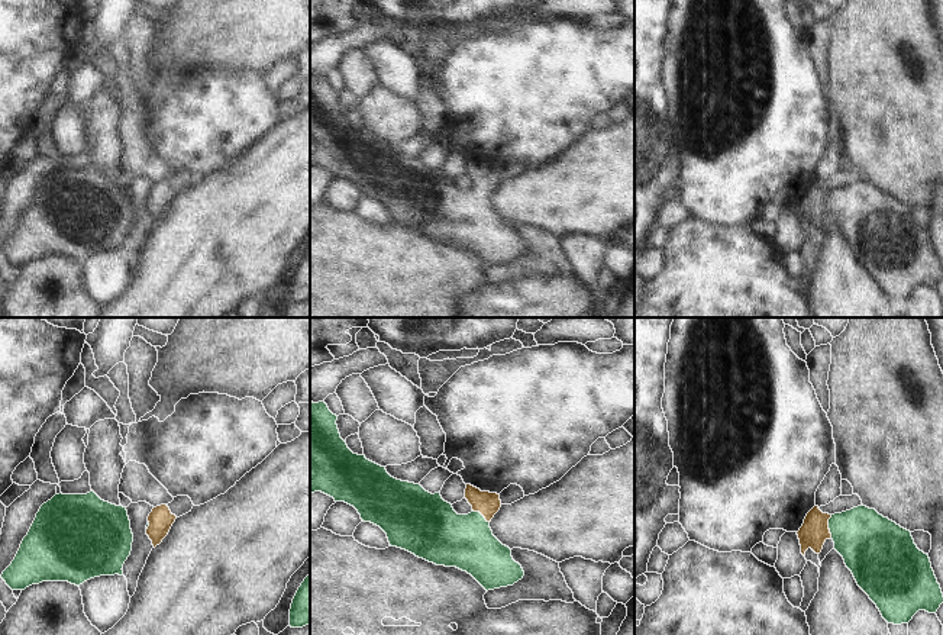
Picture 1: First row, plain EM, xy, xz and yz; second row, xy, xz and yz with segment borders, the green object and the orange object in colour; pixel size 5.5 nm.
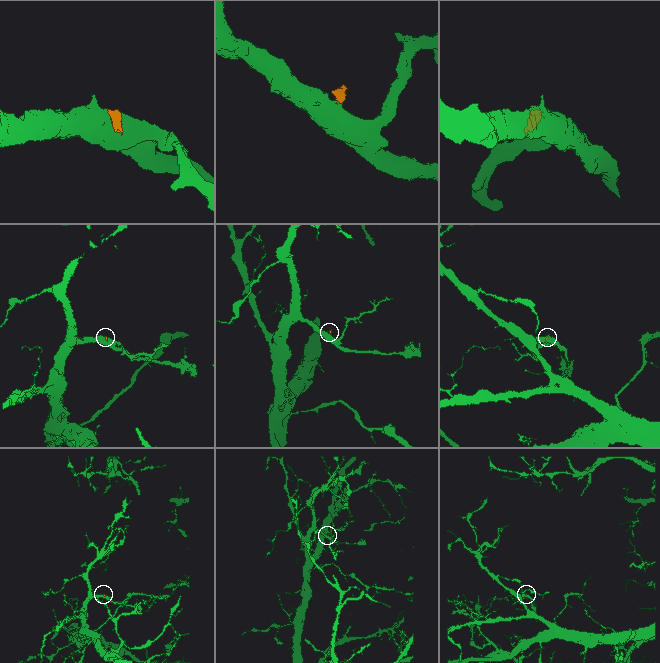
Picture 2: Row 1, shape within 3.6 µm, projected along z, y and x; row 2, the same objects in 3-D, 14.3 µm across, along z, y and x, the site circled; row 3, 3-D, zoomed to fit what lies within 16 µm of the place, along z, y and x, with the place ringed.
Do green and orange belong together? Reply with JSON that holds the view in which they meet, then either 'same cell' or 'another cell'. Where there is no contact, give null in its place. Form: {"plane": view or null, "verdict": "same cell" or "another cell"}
{"plane": "yz", "verdict": "same cell"}

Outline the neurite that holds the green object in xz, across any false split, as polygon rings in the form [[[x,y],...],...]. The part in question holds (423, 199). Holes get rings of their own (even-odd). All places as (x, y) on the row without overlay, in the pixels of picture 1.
[[[310,77],[310,167],[322,167],[353,181],[364,197],[380,202],[391,222],[414,229],[436,241],[456,242],[471,249],[487,267],[513,261],[524,246],[490,203],[490,197],[501,183],[500,170],[481,167],[466,159],[465,174],[472,181],[468,190],[458,190],[440,168],[429,168],[420,159],[391,152],[365,130],[353,129],[340,113],[338,91],[324,77]]]

